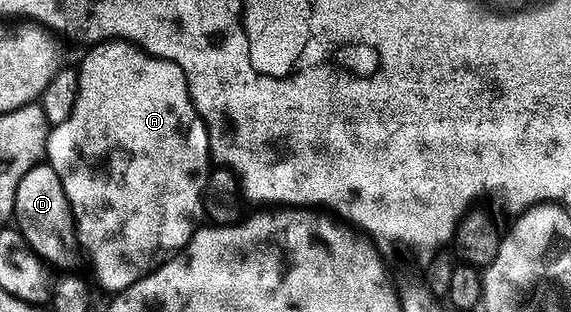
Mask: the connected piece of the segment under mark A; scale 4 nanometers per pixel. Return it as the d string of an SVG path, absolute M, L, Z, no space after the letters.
M101 40L90 45L91 48L83 56L83 61L77 64L79 73L79 89L77 102L73 102L73 110L65 122L54 125L47 133L46 163L51 165L57 178L61 178L61 186L65 186L67 201L71 212L75 215L77 240L91 258L95 266L95 276L107 294L123 292L133 282L148 276L152 270L159 267L168 256L187 243L188 237L195 231L197 225L204 219L203 186L209 175L209 128L197 114L191 101L189 86L185 82L185 74L177 62L162 60L159 56L151 56L138 44L130 40Z

